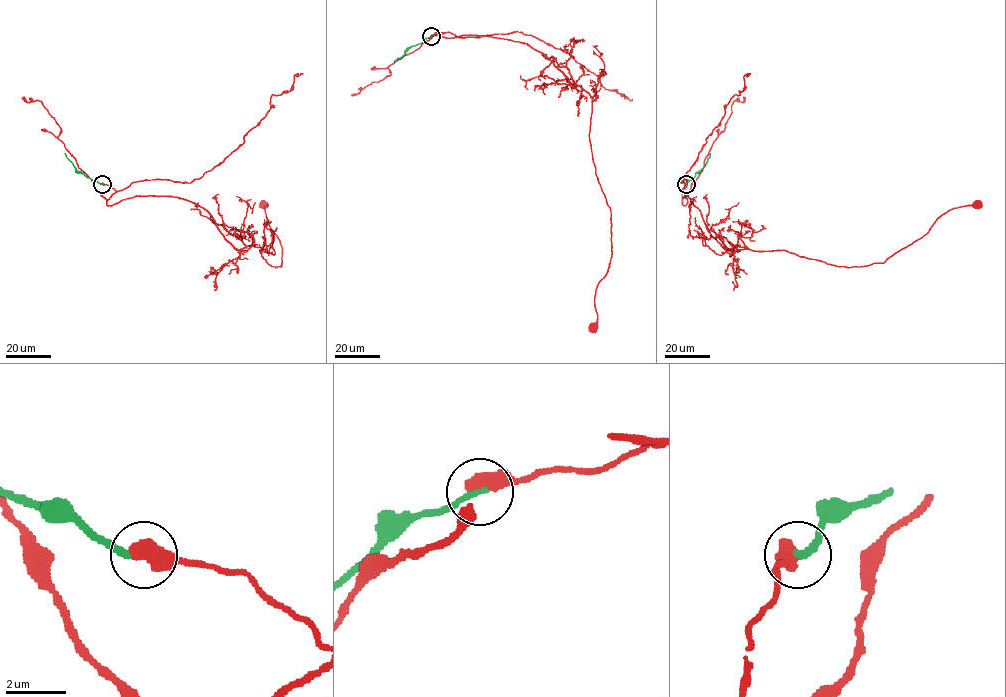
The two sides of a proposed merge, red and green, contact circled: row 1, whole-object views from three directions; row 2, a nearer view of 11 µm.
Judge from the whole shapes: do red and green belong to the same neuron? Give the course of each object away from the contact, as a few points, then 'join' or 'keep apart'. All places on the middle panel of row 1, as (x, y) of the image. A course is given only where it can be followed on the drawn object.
course red (431, 36), (525, 42), (592, 98), (589, 137), (611, 238), (593, 326); course green (431, 36), (412, 46), (394, 61); keep apart

